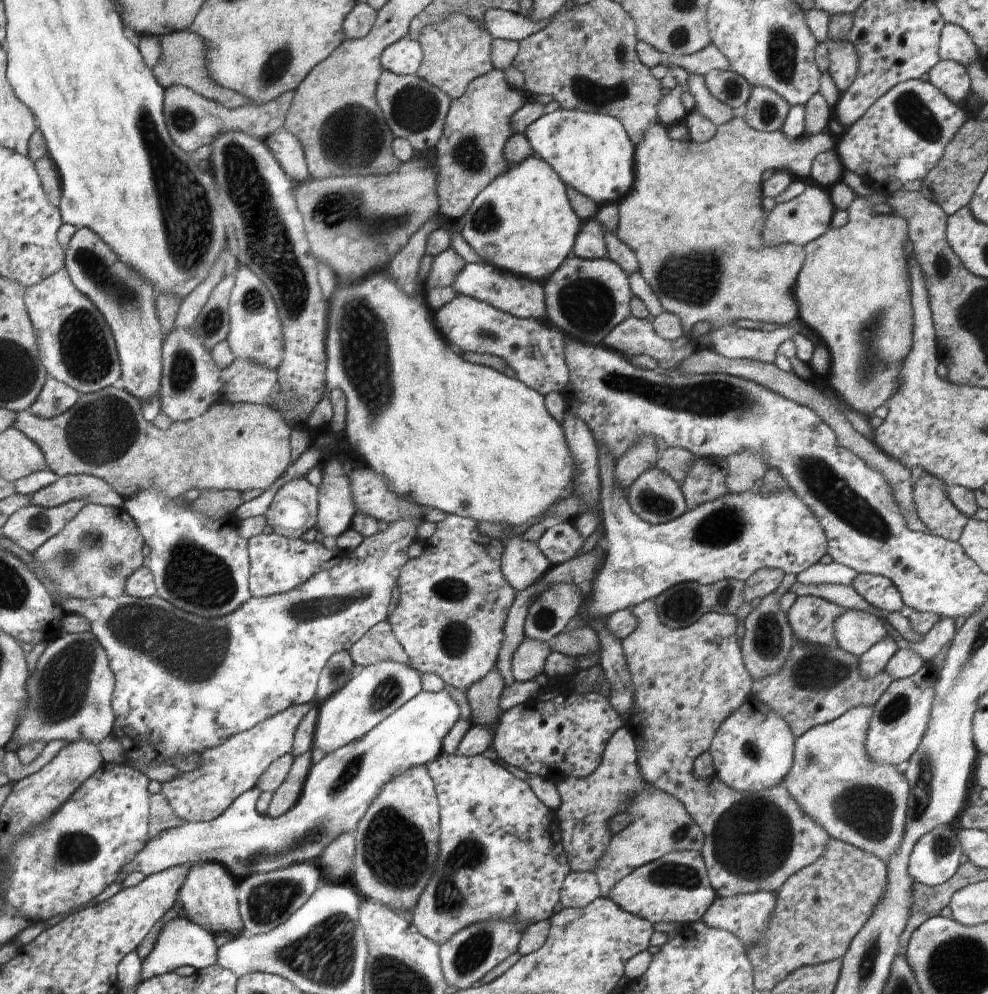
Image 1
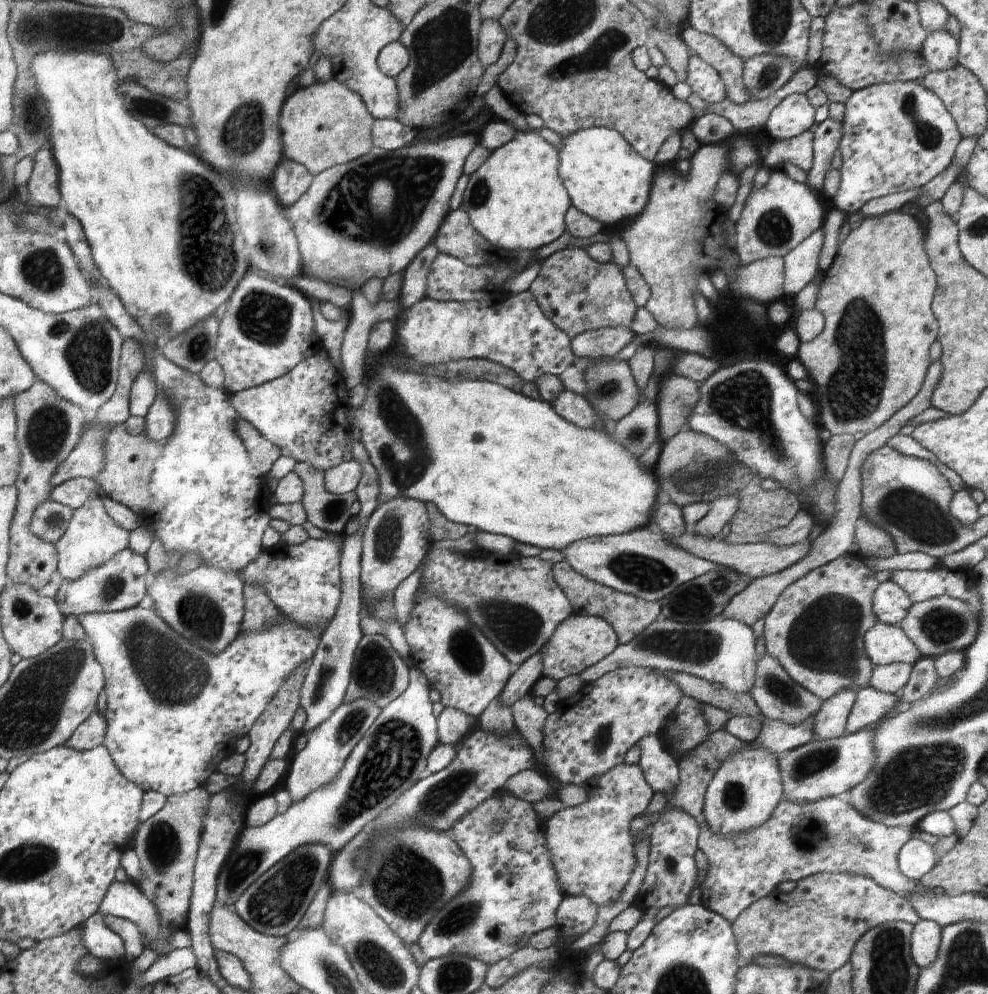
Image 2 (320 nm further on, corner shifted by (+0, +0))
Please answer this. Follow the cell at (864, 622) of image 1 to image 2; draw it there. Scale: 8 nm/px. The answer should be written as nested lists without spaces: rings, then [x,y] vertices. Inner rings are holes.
[[[878,621],[865,634],[865,651],[874,666],[906,663],[913,665],[922,658],[918,647],[900,626]]]

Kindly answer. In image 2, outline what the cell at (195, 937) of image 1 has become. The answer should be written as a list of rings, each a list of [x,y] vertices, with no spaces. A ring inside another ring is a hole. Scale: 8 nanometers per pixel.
[[[130,879],[114,880],[100,906],[98,914],[112,915],[131,920],[143,934],[146,947],[158,949],[161,955],[171,948],[166,938],[174,932],[162,926],[155,904]]]

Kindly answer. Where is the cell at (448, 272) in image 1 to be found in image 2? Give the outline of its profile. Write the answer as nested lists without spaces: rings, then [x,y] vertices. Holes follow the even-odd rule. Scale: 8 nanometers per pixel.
[[[429,244],[402,272],[403,281],[399,290],[399,301],[403,309],[410,308],[426,296],[427,276],[438,253],[438,247],[435,244]]]

